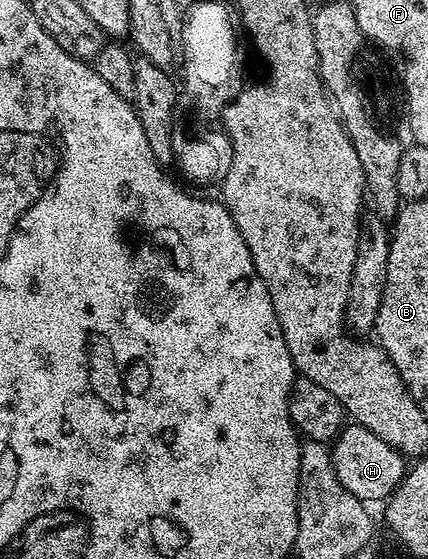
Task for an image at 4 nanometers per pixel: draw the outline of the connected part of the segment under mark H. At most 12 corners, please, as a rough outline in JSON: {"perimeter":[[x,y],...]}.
{"perimeter":[[356,422],[332,441],[339,482],[388,501],[406,457]]}

